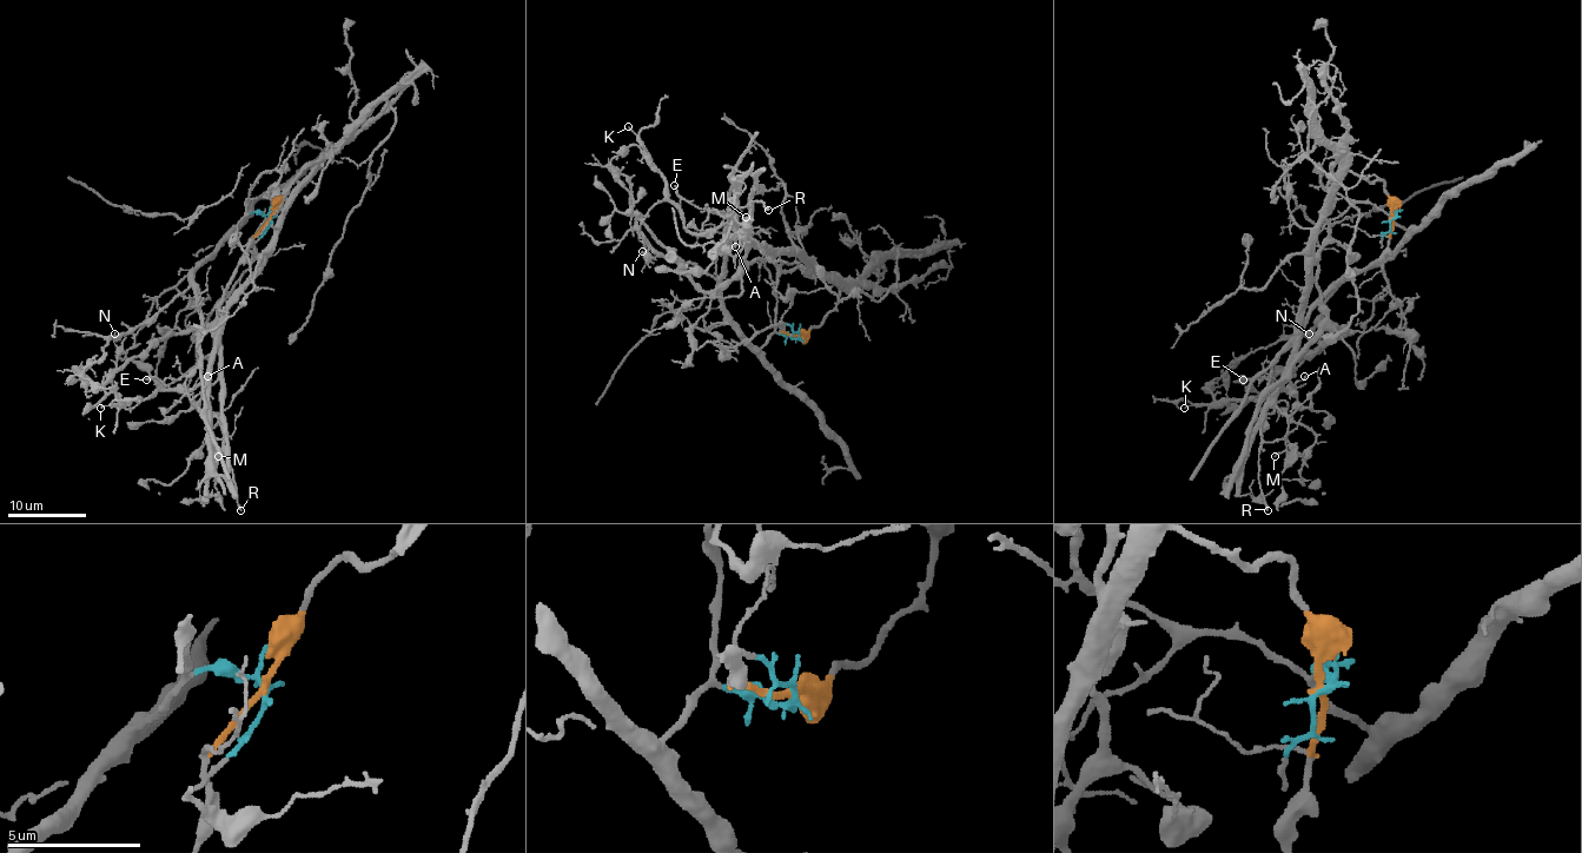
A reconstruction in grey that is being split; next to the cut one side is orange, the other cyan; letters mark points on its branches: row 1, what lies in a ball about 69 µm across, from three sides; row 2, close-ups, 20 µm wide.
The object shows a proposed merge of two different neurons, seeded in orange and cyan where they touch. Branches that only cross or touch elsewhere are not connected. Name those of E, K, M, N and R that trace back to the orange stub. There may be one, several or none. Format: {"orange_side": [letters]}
{"orange_side": ["K", "M"]}

